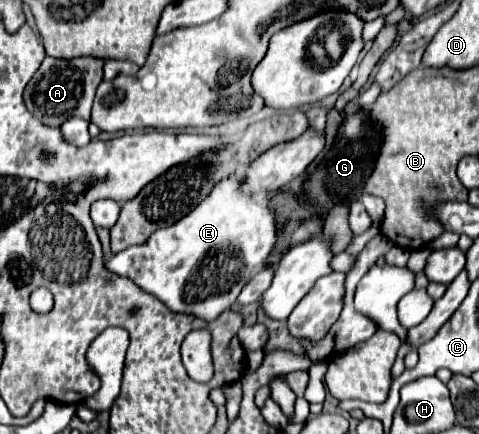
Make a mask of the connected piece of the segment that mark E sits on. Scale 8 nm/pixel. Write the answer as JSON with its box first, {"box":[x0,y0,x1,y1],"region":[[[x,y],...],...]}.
{"box":[105,176,275,320],"region":[[[239,176],[227,178],[215,186],[215,190],[195,208],[187,218],[179,220],[173,226],[157,230],[147,244],[131,246],[111,260],[105,262],[105,268],[117,276],[131,278],[139,288],[157,296],[167,308],[181,314],[191,314],[203,320],[215,320],[219,314],[229,310],[235,304],[239,290],[247,280],[263,268],[271,248],[275,244],[275,216],[267,206],[259,206],[251,200],[249,194],[243,194],[239,188]]]}

